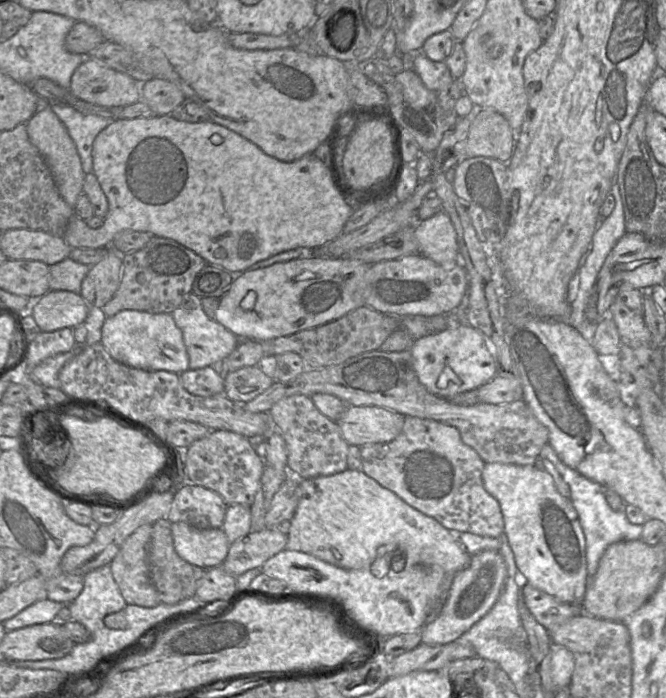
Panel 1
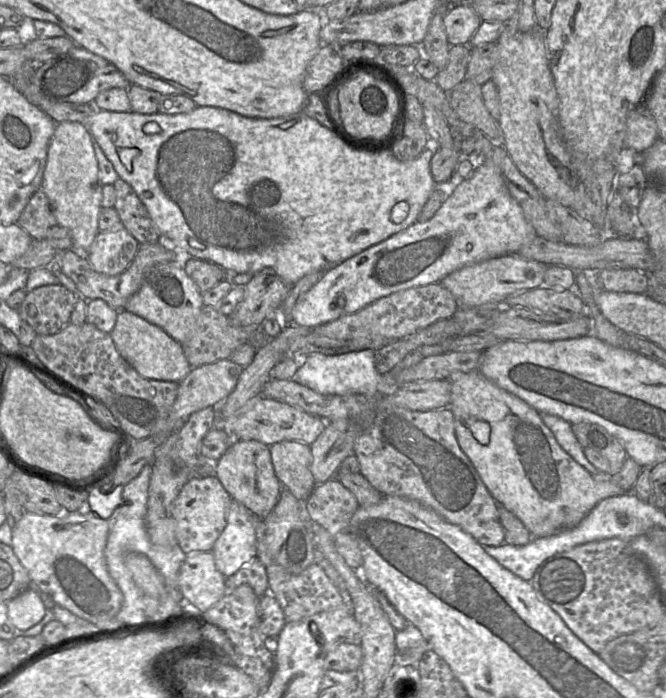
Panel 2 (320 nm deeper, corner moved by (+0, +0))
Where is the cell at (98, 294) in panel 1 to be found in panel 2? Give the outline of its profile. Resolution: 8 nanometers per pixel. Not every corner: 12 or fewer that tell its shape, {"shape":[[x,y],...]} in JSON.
{"shape":[[123,227],[99,232],[86,259],[116,276],[140,244]]}

